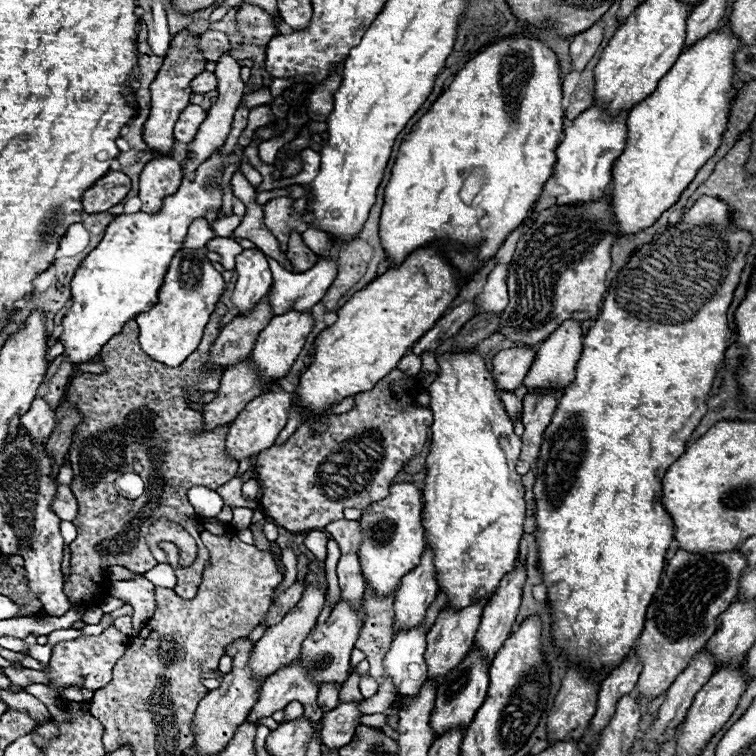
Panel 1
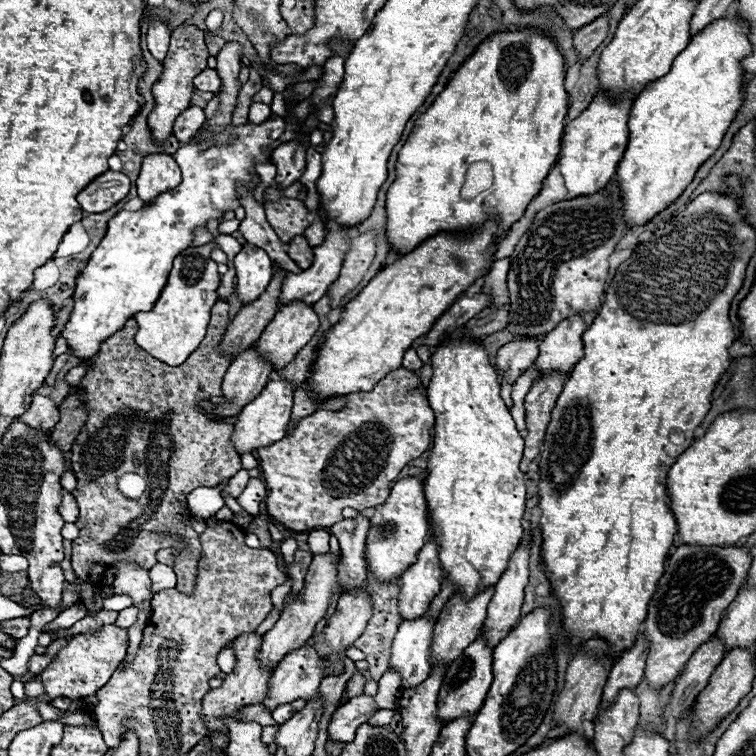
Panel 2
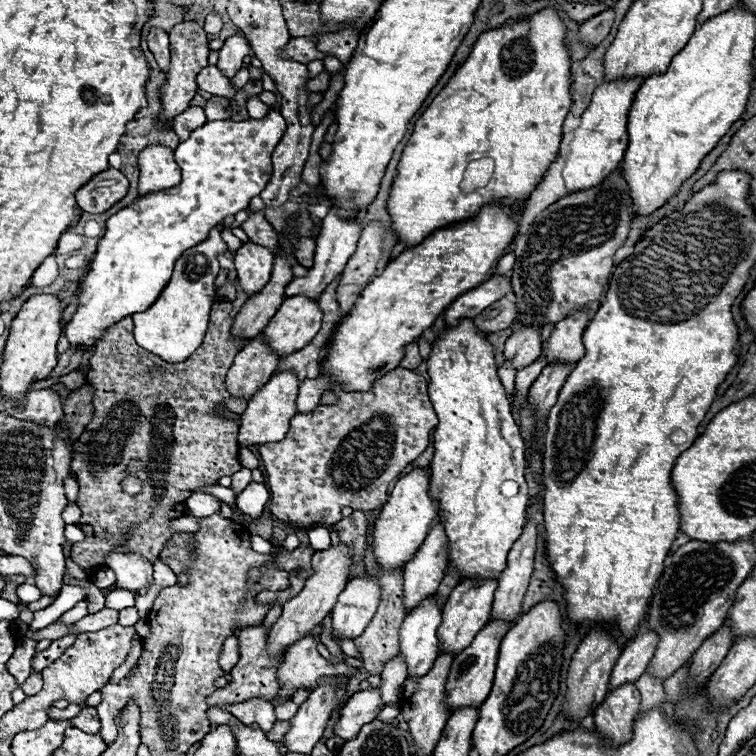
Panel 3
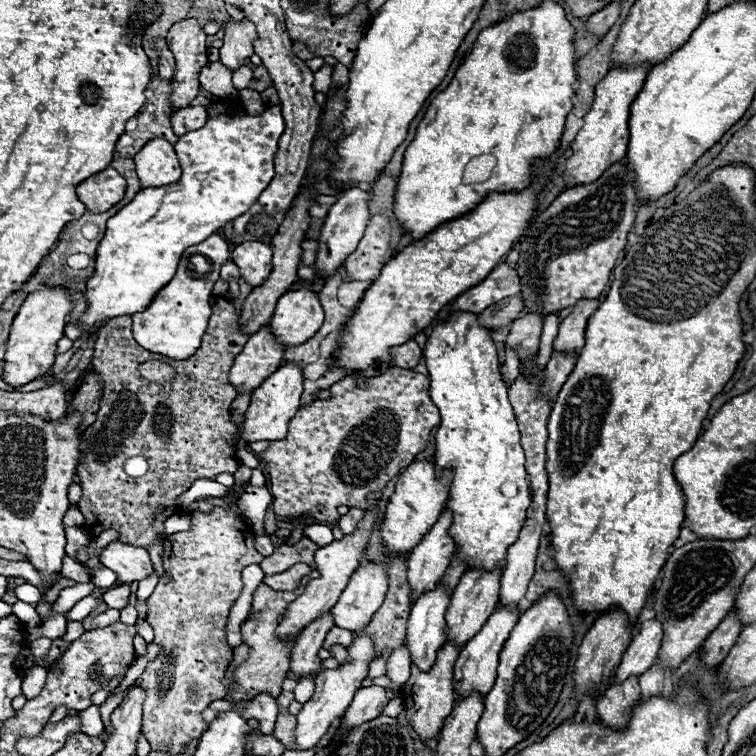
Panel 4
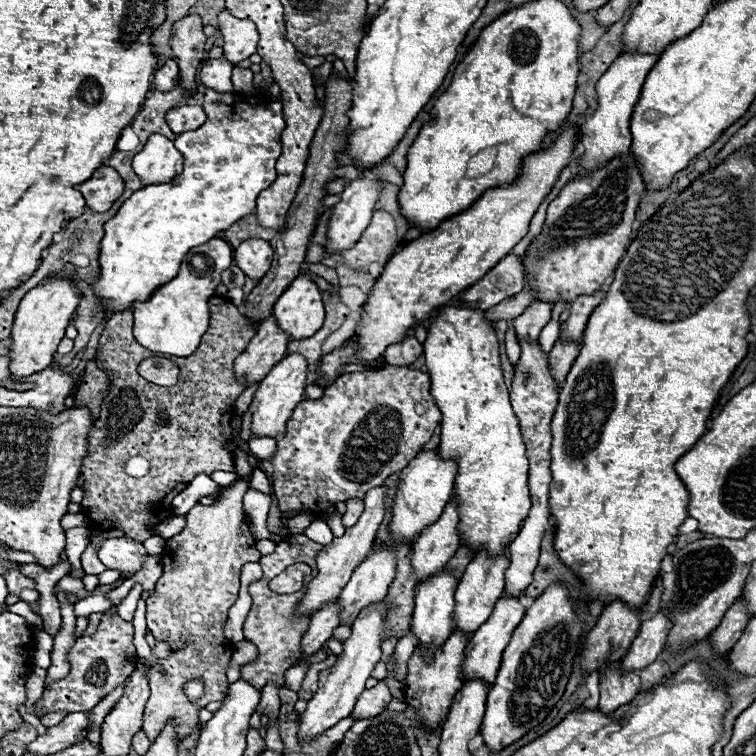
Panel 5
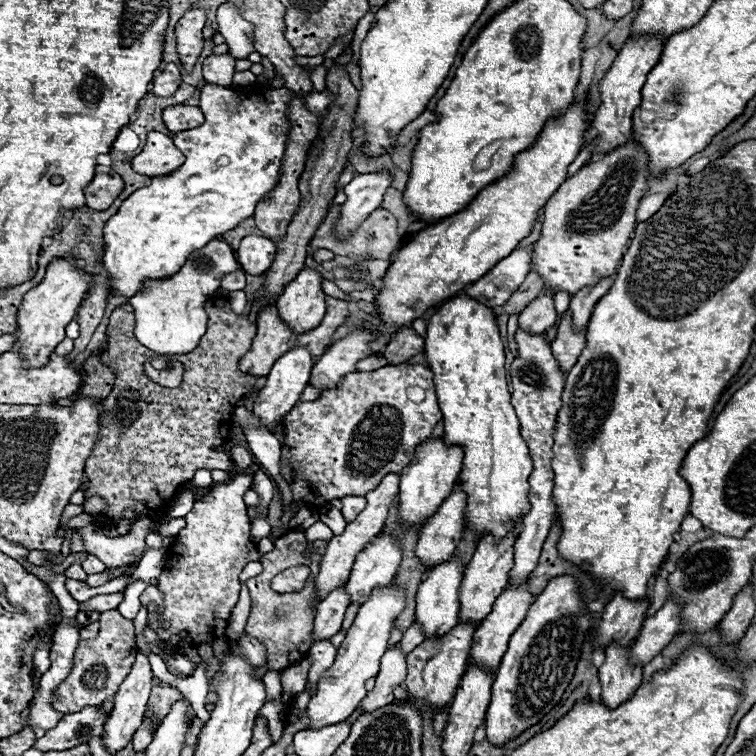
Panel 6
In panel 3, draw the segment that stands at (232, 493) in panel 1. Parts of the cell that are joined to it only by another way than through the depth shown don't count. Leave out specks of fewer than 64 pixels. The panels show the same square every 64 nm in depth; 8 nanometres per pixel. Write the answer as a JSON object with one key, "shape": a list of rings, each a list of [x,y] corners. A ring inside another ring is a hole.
{"shape":[[[242,468],[242,470],[238,470],[234,476],[232,476],[232,490],[238,494],[238,492],[242,492],[248,484],[250,484],[250,470],[248,468]]]}

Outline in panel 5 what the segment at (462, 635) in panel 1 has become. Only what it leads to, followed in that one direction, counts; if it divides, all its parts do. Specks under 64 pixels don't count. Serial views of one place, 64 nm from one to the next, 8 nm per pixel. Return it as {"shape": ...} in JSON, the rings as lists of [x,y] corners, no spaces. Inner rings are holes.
{"shape":[[[508,544],[504,546],[504,552],[500,556],[490,556],[486,550],[480,550],[474,556],[474,560],[468,564],[468,568],[456,588],[456,610],[454,610],[456,628],[472,634],[476,628],[480,628],[480,624],[484,624],[484,620],[488,620],[496,600],[504,594],[504,574],[508,570],[508,566],[510,566]]]}

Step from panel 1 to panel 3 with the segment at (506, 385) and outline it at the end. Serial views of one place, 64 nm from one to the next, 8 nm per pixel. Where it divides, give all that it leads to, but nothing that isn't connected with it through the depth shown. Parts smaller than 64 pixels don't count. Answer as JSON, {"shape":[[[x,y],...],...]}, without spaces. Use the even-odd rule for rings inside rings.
{"shape":[[[518,326],[512,336],[506,340],[504,346],[504,358],[514,362],[516,370],[522,370],[538,360],[542,352],[542,340],[540,340],[540,328],[538,326]]]}

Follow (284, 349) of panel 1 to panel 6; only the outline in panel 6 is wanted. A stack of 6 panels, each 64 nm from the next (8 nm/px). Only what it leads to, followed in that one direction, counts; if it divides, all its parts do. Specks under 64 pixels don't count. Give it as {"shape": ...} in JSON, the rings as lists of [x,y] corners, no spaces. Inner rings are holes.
{"shape":[[[302,268],[298,276],[284,286],[284,292],[278,296],[276,306],[280,318],[290,324],[294,332],[306,332],[308,328],[316,328],[320,316],[326,312],[322,292],[322,274],[312,268]]]}

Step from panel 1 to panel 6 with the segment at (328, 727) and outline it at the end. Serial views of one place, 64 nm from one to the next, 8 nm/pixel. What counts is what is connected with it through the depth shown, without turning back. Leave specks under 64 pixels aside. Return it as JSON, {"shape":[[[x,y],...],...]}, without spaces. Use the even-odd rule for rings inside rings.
{"shape":[[[400,644],[388,648],[388,652],[380,660],[380,672],[376,676],[376,686],[366,698],[360,702],[364,712],[372,712],[374,708],[382,708],[384,704],[394,700],[394,688],[406,680],[406,654],[400,650]]]}

